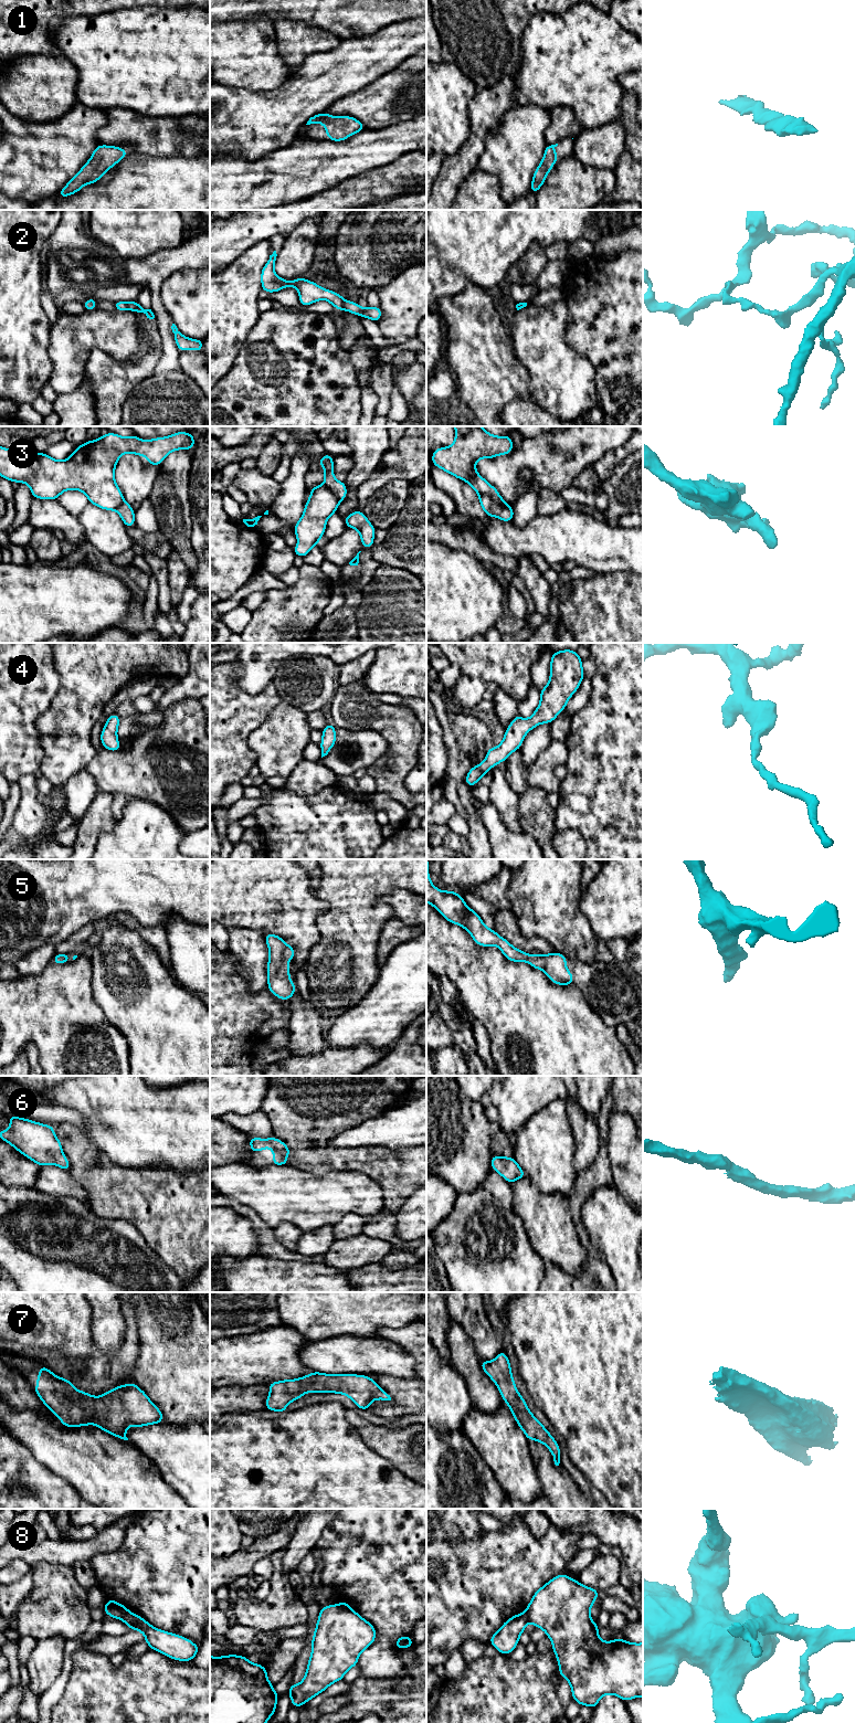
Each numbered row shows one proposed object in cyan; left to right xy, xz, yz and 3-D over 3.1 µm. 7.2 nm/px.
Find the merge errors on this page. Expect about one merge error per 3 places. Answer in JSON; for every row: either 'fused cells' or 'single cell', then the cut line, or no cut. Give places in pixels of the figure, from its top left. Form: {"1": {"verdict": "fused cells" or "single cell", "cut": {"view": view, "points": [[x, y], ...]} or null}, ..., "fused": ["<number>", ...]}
{"1": {"verdict": "single cell", "cut": null}, "2": {"verdict": "fused cells", "cut": {"view": "xz", "points": [[345, 300], [344, 309]]}}, "3": {"verdict": "fused cells", "cut": {"view": "yz", "points": [[479, 494], [486, 494], [502, 506], [510, 507]]}}, "4": {"verdict": "single cell", "cut": null}, "5": {"verdict": "single cell", "cut": null}, "6": {"verdict": "single cell", "cut": null}, "7": {"verdict": "single cell", "cut": null}, "8": {"verdict": "fused cells", "cut": {"view": "xy", "points": [[129, 1611], [122, 1619]]}}, "fused": ["2", "3", "8"]}

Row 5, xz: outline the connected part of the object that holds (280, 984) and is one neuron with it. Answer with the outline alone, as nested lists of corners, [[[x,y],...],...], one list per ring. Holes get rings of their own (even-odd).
[[[274,933],[264,936],[270,950],[266,965],[267,987],[279,1000],[291,1000],[295,994],[295,983],[289,977],[288,960],[295,956],[295,949],[289,947],[284,939]]]

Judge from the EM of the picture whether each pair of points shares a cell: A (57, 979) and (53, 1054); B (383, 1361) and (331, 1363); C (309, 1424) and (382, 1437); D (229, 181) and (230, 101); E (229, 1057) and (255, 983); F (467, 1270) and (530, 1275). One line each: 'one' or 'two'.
A: one
B: one
C: two
D: two
E: two
F: one

